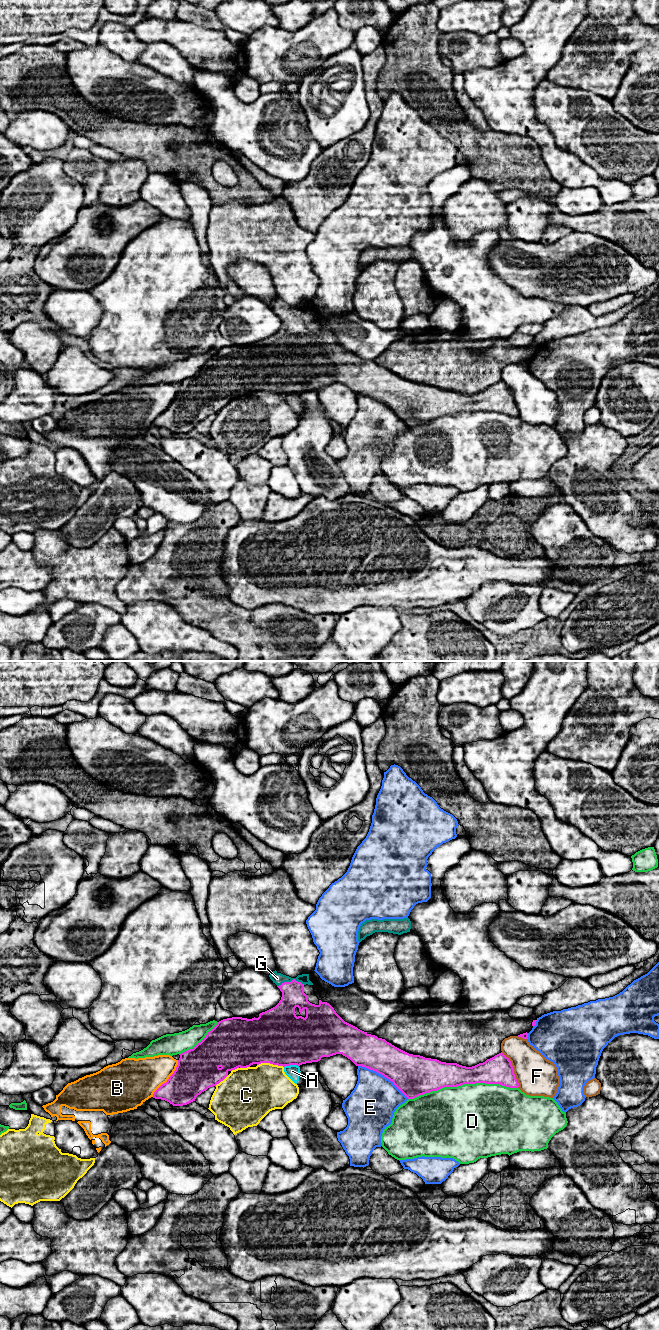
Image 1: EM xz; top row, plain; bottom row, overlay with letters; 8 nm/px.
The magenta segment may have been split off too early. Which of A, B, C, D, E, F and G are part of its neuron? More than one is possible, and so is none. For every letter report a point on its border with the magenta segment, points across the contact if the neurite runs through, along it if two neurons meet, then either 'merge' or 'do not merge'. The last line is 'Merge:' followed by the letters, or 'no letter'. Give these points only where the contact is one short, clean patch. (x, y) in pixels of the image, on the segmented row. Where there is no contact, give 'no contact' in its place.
A: meets magenta in xz at (291, 1064); do not merge
B: meets magenta in xz at (168, 1079); do not merge
C: meets magenta in xz at (270, 1063); do not merge
D: meets magenta in xz at (462, 1084); do not merge
E: meets magenta in xz at (383, 1075); do not merge
F: meets magenta in xz at (513, 1069); do not merge
G: meets magenta in xz at (291, 981); merge
Merge: G

